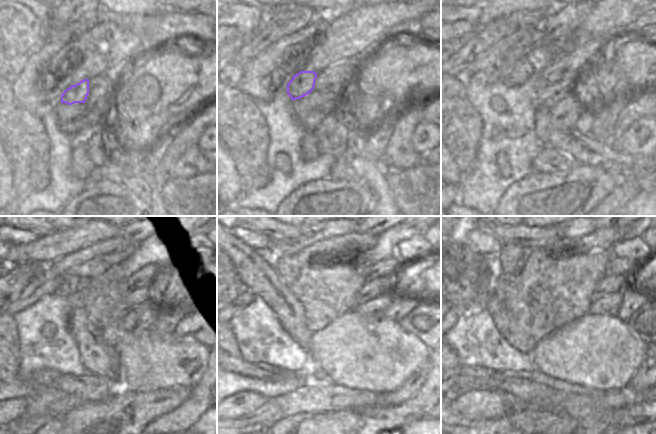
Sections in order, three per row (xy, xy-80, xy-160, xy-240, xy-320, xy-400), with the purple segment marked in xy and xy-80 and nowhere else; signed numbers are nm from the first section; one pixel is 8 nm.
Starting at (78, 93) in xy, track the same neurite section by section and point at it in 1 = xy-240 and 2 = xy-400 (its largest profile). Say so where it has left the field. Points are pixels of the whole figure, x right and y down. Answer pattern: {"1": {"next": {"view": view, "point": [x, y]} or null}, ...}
{"1": {"next": {"view": "xy-240", "point": [66, 284]}}, "2": {"next": {"view": "xy-400", "point": [512, 255]}}}

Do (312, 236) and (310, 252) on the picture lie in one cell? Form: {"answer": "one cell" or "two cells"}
{"answer": "two cells"}

